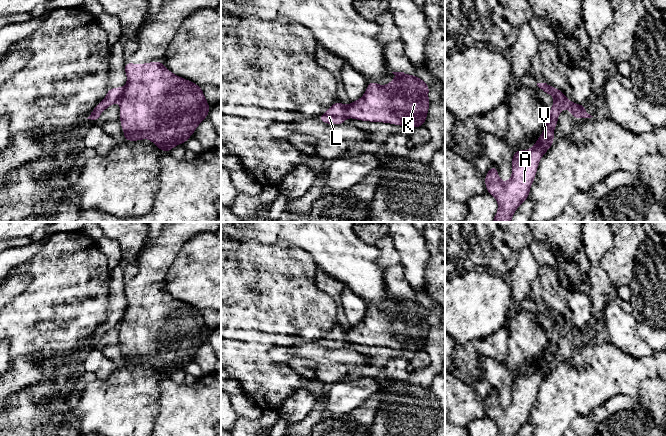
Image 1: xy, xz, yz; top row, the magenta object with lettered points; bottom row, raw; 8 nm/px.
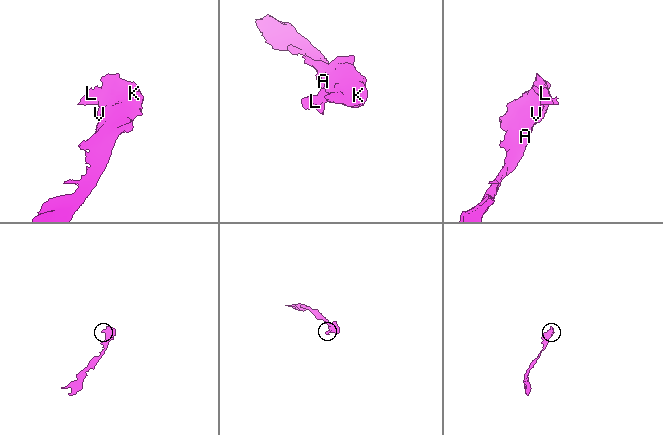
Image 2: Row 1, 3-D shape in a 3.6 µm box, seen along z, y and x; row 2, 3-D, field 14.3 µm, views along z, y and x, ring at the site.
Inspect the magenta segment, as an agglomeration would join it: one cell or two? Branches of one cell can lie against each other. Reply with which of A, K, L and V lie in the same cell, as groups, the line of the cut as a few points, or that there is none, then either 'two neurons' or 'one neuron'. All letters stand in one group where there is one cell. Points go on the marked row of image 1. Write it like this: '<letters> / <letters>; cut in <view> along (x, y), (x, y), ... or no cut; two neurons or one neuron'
A K V / L; cut in yz along (554, 95), (561, 95), (563, 106); two neurons

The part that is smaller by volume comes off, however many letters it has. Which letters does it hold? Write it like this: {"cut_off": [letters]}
{"cut_off": ["L"]}

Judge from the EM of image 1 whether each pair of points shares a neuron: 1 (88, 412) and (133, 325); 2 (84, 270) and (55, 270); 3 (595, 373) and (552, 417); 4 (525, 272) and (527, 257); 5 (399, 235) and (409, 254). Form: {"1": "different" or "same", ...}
{"1": "different", "2": "same", "3": "same", "4": "same", "5": "same"}

